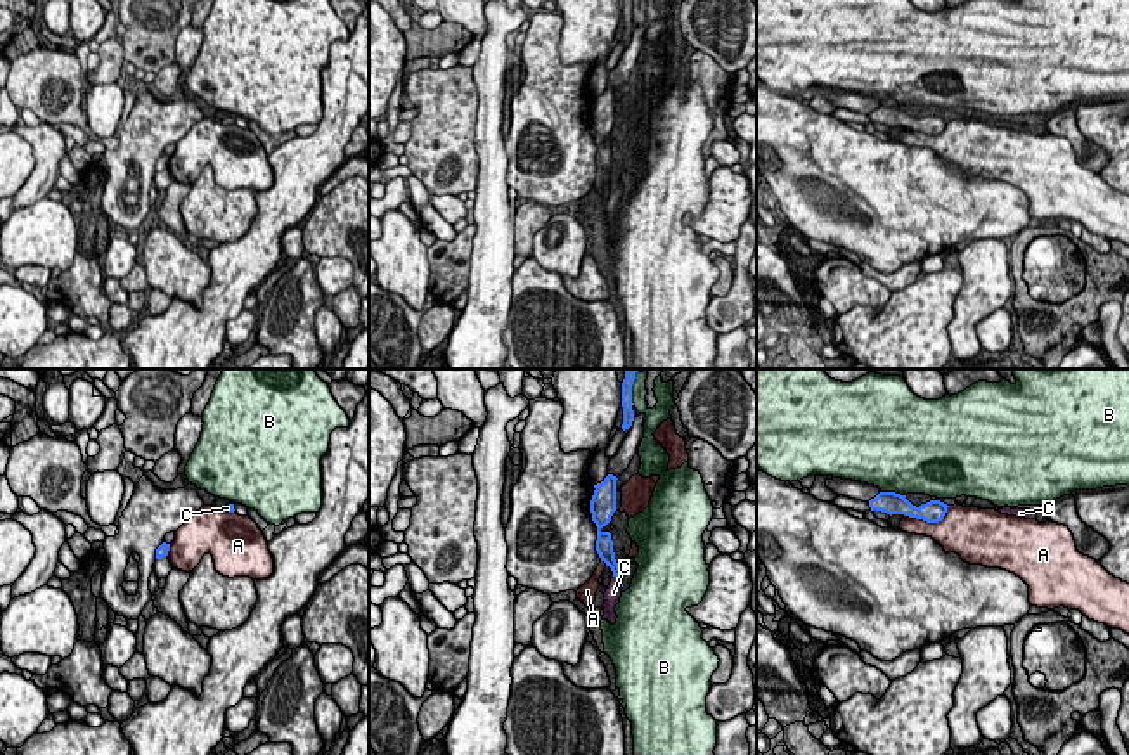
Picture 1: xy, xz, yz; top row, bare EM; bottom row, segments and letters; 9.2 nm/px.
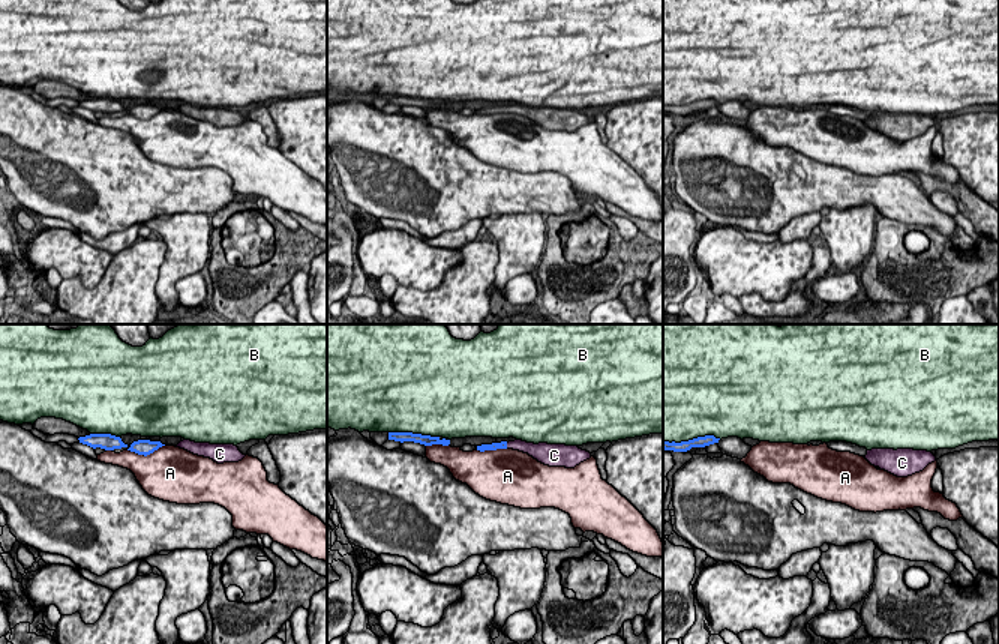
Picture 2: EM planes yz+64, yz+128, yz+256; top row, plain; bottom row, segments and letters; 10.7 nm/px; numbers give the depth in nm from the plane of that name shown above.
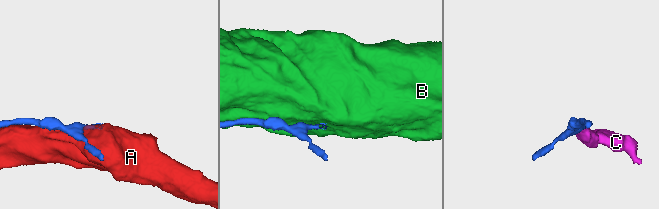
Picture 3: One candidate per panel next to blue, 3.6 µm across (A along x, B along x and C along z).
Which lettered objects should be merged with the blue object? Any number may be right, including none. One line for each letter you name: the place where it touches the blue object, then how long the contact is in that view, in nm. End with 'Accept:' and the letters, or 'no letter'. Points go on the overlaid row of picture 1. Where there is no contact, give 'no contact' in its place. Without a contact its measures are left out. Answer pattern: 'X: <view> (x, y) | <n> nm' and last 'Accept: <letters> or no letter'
C: xz (617, 575) | 90 nm
Accept: C

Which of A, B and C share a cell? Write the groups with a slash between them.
A / B / C

